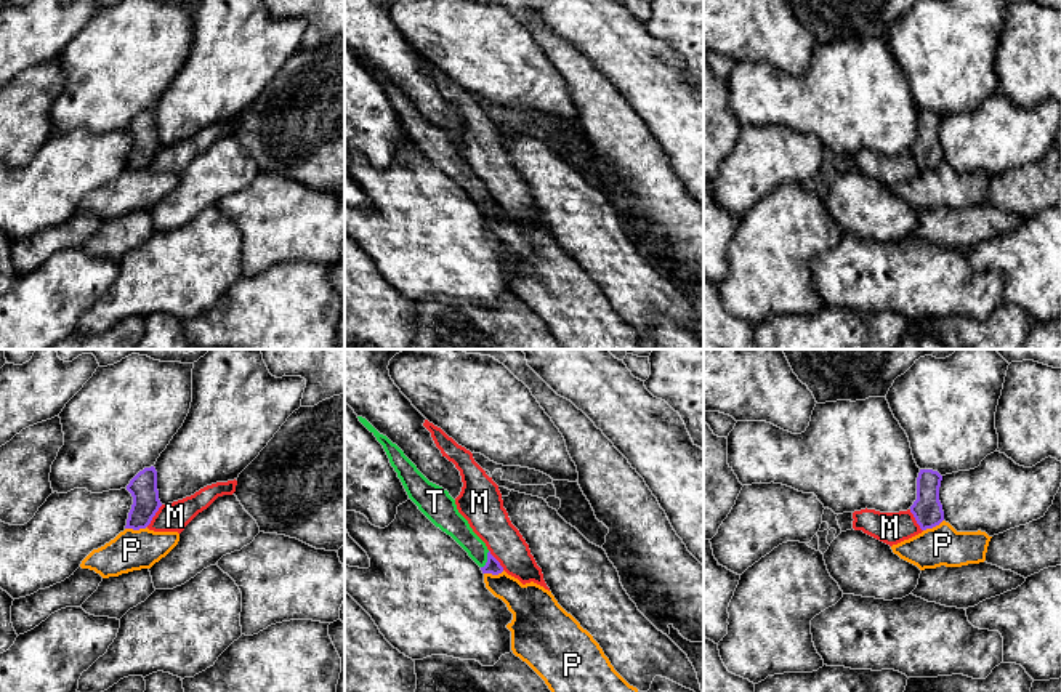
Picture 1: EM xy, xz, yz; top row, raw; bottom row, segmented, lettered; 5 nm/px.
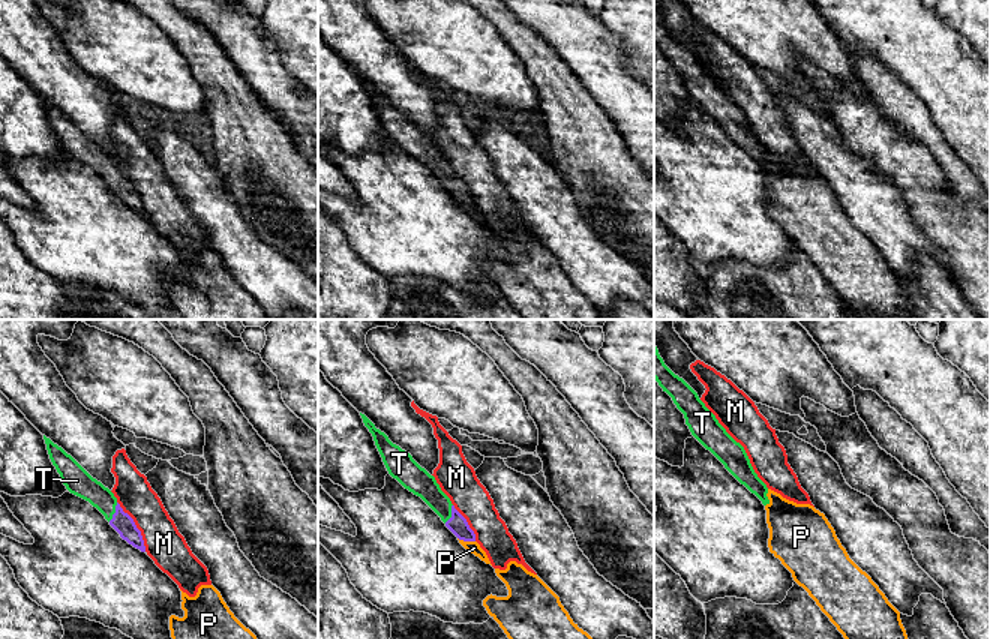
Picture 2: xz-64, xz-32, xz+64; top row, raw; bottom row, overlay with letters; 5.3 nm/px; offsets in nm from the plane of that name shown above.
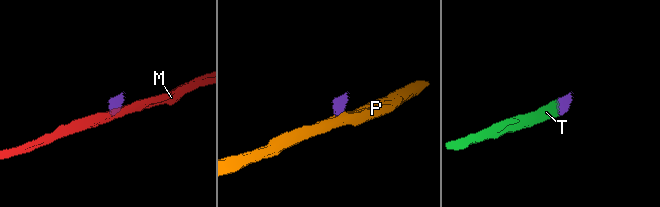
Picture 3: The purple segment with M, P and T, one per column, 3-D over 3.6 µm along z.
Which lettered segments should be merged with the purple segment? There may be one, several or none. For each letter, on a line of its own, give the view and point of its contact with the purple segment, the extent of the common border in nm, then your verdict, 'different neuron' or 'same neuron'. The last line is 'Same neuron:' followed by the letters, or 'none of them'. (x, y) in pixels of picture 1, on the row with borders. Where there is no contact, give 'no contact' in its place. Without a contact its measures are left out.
M: xy (154, 514) | 140 nm | different neuron
P: xy (135, 529) | 110 nm | different neuron
T: xz (488, 559) | 100 nm | same neuron
Same neuron: T

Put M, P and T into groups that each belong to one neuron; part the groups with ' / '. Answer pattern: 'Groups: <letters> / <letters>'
Groups: M / P / T

